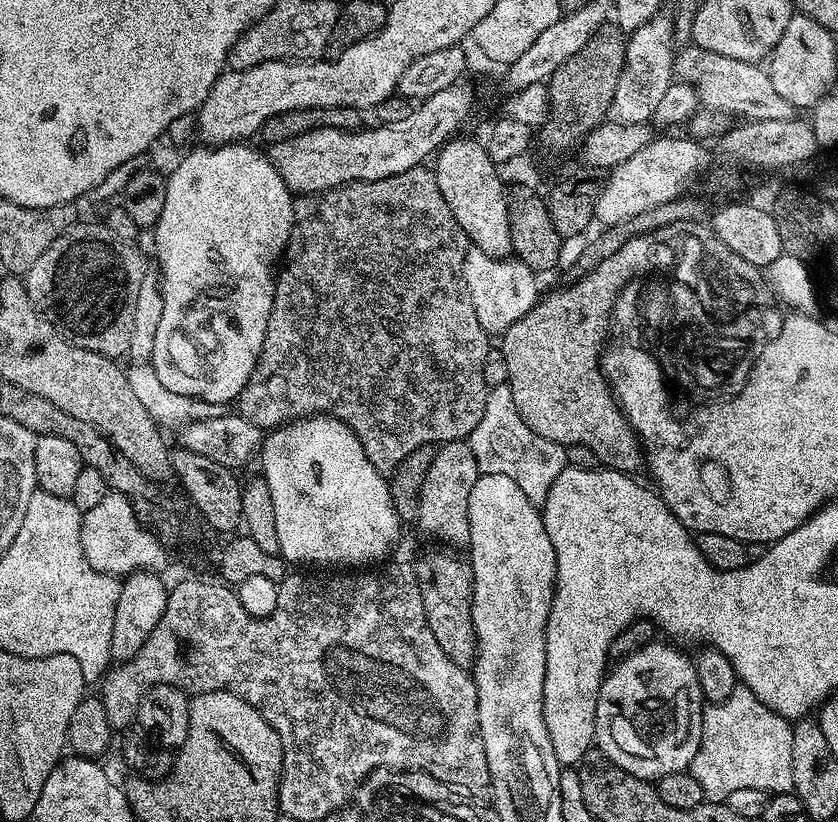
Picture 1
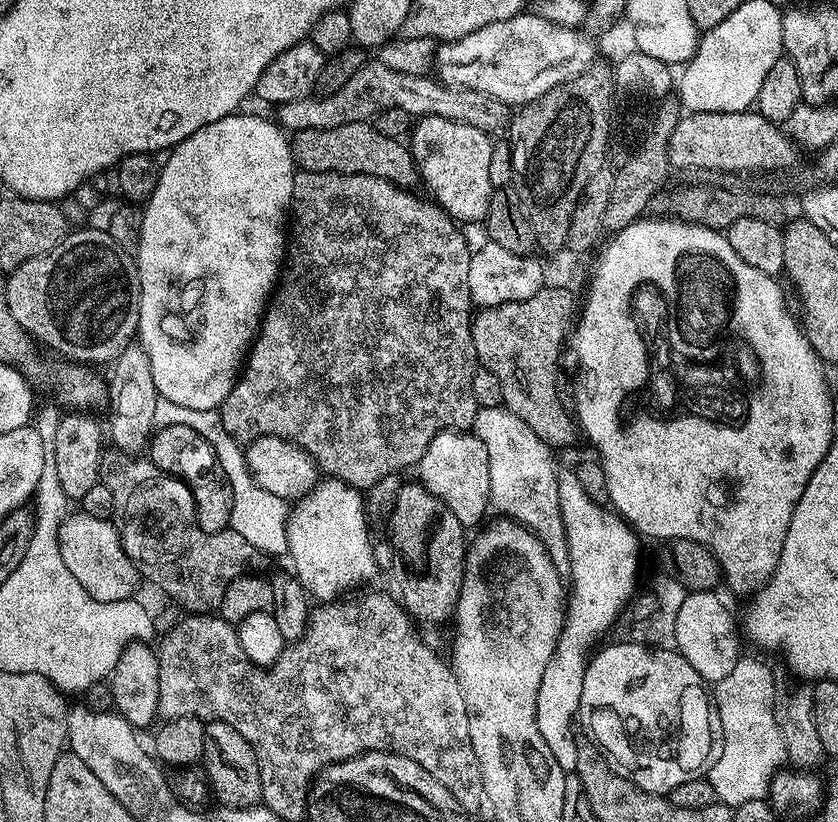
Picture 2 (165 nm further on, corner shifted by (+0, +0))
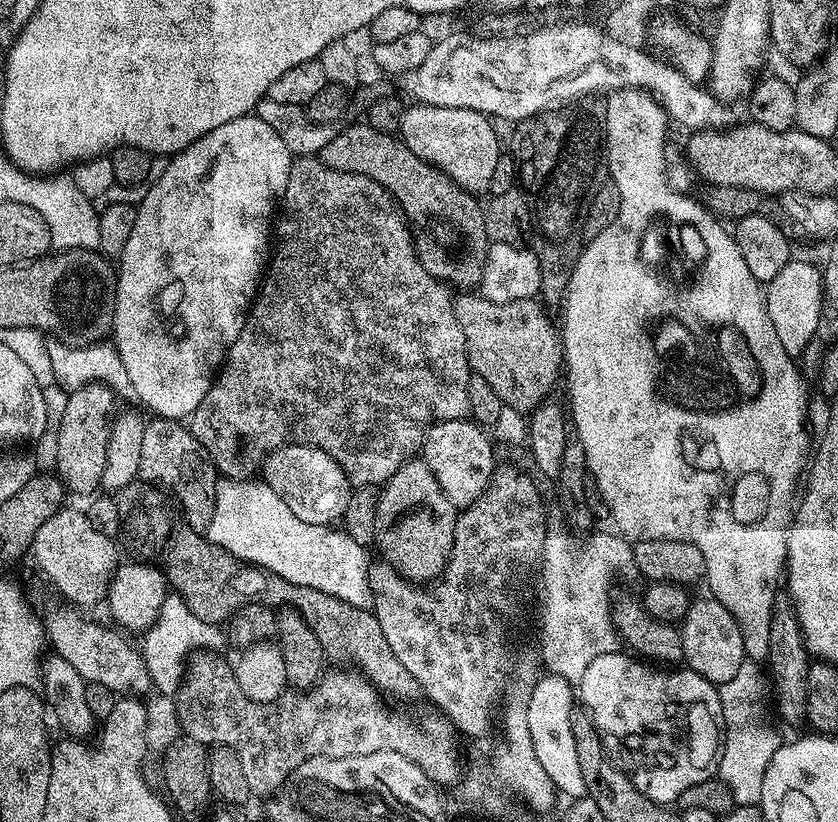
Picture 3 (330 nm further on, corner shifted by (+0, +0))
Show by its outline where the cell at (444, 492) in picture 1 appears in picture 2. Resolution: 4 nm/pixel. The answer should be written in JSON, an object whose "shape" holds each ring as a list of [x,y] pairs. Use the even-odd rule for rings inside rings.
{"shape":[[[475,431],[439,432],[434,442],[426,446],[426,454],[422,454],[418,471],[418,483],[434,494],[434,498],[442,501],[464,529],[475,529],[475,524],[490,512],[490,454],[486,454],[486,446],[478,439]]]}

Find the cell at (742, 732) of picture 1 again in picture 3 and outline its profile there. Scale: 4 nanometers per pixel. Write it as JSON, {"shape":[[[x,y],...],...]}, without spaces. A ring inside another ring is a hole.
{"shape":[[[746,662],[730,678],[730,682],[719,685],[722,714],[722,747],[718,761],[719,779],[730,786],[737,804],[759,805],[762,798],[762,778],[766,778],[766,766],[774,758],[776,749],[782,740],[764,725],[764,716],[760,713],[760,703],[764,700],[764,682],[760,678],[761,668],[757,663]]]}

